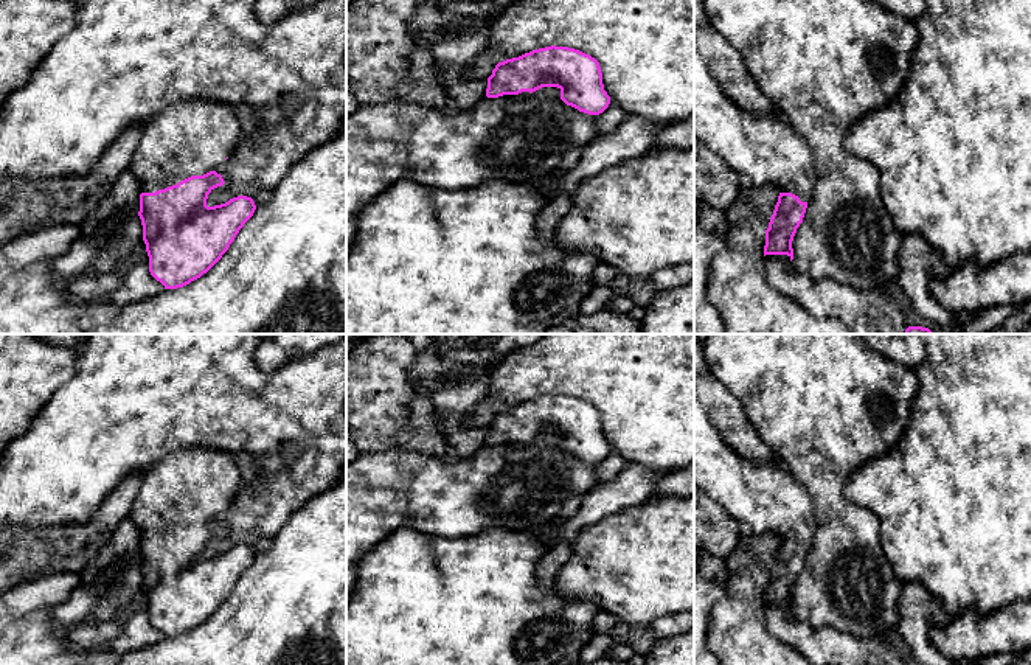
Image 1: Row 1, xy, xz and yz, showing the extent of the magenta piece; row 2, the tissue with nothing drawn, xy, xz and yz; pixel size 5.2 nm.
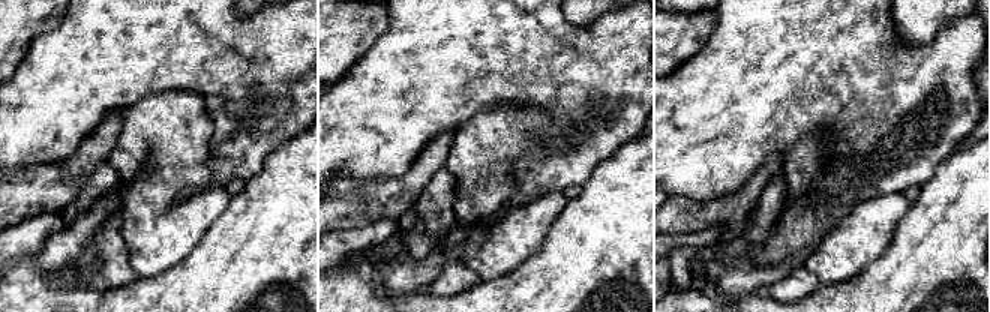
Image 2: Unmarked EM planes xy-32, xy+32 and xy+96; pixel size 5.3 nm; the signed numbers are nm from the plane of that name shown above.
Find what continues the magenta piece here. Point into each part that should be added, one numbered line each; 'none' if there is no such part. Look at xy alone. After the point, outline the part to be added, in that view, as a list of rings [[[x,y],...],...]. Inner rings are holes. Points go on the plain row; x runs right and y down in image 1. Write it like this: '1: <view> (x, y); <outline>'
1: xy (193, 485); [[[185,447],[143,474],[129,517],[141,541],[155,541],[220,514],[233,500],[241,472],[228,452]]]

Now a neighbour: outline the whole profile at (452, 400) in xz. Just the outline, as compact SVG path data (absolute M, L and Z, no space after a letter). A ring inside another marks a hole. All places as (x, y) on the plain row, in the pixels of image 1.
M460 367L452 381L446 381L432 393L438 424L460 458L467 458L486 446L488 429L467 427L463 418L488 398L488 388L489 371Z

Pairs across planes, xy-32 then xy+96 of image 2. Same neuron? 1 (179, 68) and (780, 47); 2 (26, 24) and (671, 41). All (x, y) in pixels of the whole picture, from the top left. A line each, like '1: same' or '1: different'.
1: same
2: same

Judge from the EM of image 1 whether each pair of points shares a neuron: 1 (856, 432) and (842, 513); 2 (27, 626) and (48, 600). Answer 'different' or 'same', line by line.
1: same
2: different

